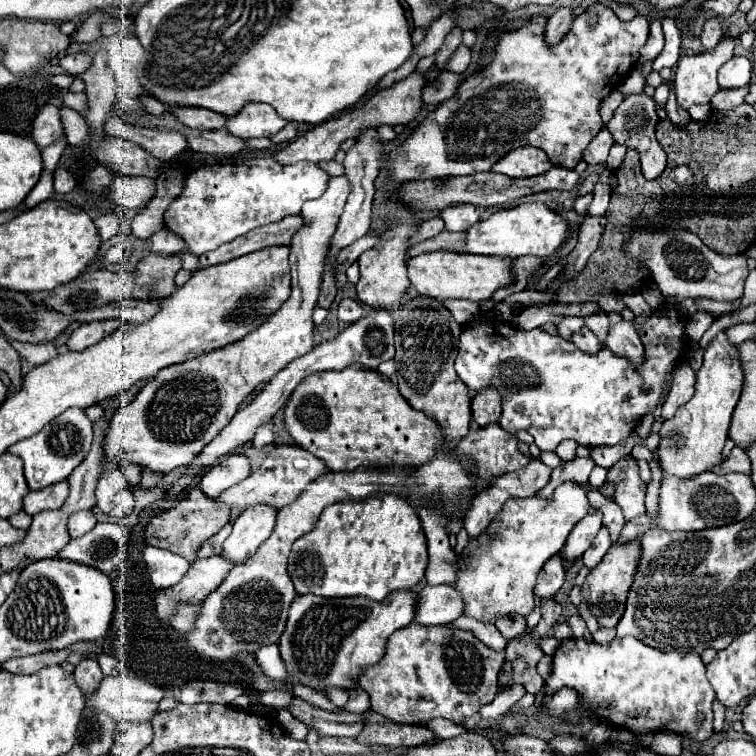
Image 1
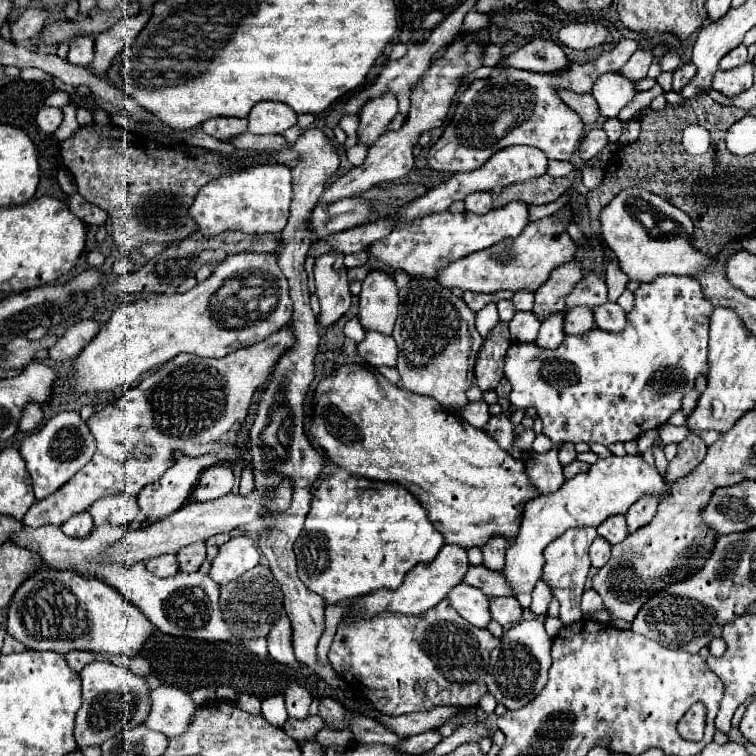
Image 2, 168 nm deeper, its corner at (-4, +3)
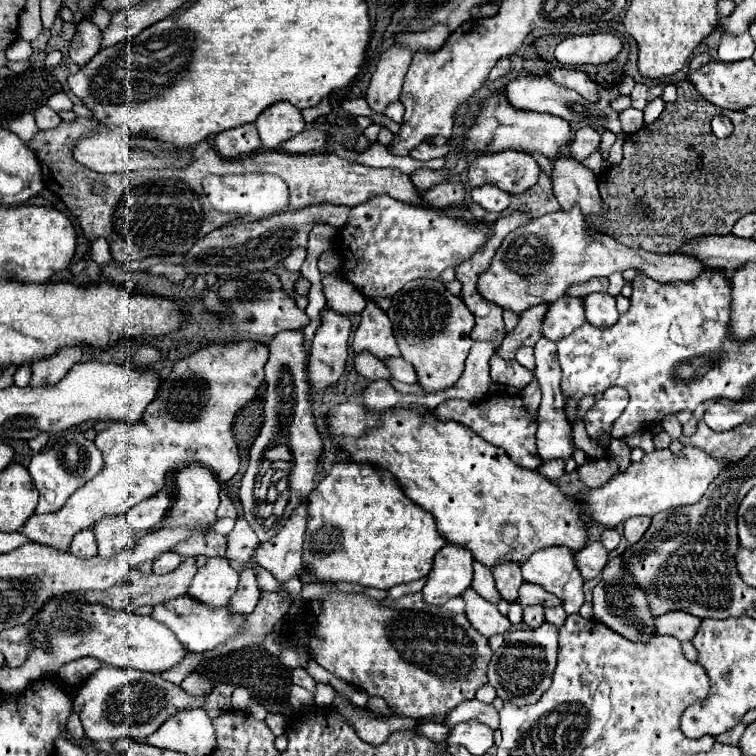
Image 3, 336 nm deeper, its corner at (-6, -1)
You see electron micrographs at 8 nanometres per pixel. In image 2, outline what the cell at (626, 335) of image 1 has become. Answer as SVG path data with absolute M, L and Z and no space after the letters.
M606 301L598 305L598 309L592 309L594 321L604 331L622 331L626 325L626 313L618 303Z

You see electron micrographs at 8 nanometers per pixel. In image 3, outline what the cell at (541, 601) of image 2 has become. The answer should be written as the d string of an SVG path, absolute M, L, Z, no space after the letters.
M532 605L528 609L524 609L524 623L534 627L540 627L544 623L544 607L542 605Z

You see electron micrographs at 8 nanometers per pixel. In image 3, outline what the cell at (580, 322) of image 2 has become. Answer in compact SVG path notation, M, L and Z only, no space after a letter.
M564 295L560 297L560 301L550 303L548 313L544 317L542 335L552 341L560 341L562 337L574 333L574 329L578 329L584 323L586 323L586 315L584 315L582 299Z

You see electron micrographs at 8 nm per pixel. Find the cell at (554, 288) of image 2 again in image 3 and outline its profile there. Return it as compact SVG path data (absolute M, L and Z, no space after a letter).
M540 303L540 305L534 305L532 309L524 311L520 315L518 327L514 331L508 332L508 337L504 339L504 345L498 355L504 359L514 359L512 353L518 345L534 347L542 337L542 323L544 323L546 311L548 311L548 303Z

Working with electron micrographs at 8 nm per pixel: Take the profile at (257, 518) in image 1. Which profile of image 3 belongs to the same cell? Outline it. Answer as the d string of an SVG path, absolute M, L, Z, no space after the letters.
M210 557L202 565L188 589L188 595L194 595L198 601L204 601L212 607L226 605L238 589L240 573L232 567L226 557Z

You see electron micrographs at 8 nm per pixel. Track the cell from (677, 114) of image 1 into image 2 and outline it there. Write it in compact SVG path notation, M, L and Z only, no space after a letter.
M692 63L680 65L680 67L674 71L674 85L672 85L672 89L674 89L674 91L680 91L694 75L696 75L696 69L694 69Z

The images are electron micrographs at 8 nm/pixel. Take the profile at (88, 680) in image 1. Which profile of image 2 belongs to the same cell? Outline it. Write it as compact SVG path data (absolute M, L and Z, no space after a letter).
M94 661L80 671L80 679L82 679L82 707L78 709L76 731L74 731L78 747L102 745L106 739L114 737L116 733L134 729L146 721L146 713L150 713L150 685L144 677L134 675L130 669L116 665L112 661Z

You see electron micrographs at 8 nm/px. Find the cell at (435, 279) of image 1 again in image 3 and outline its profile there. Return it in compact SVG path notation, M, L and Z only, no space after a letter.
M572 209L542 215L526 227L512 231L498 247L490 267L478 275L476 287L484 299L500 305L502 309L522 313L542 301L556 301L564 297L568 287L574 283L586 283L592 277L608 277L630 267L644 271L660 283L696 281L704 271L708 271L708 267L698 259L686 255L656 255L644 249L626 247L606 235L588 237L580 209Z

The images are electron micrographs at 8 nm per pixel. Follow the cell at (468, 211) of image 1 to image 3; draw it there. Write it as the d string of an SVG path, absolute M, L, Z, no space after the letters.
M482 185L472 189L472 201L486 211L504 211L510 205L510 195L498 187Z

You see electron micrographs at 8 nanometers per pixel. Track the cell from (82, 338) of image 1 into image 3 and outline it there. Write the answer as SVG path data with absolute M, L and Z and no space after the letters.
M64 347L46 359L34 361L32 385L42 387L42 385L52 385L52 383L60 381L64 377L64 373L68 373L68 369L80 361L80 357L82 357L82 353L78 347Z

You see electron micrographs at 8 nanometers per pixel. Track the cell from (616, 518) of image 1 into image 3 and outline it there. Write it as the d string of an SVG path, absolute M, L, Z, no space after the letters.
M604 529L600 541L602 541L602 545L604 545L608 551L614 551L614 549L620 545L622 535L620 535L616 529Z

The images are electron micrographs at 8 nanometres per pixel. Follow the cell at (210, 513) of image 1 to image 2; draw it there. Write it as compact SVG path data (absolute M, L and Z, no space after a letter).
M204 541L182 547L176 557L178 557L178 565L180 565L182 573L194 573L194 571L198 571L200 565L202 565L202 561L204 561L204 557L206 557Z

